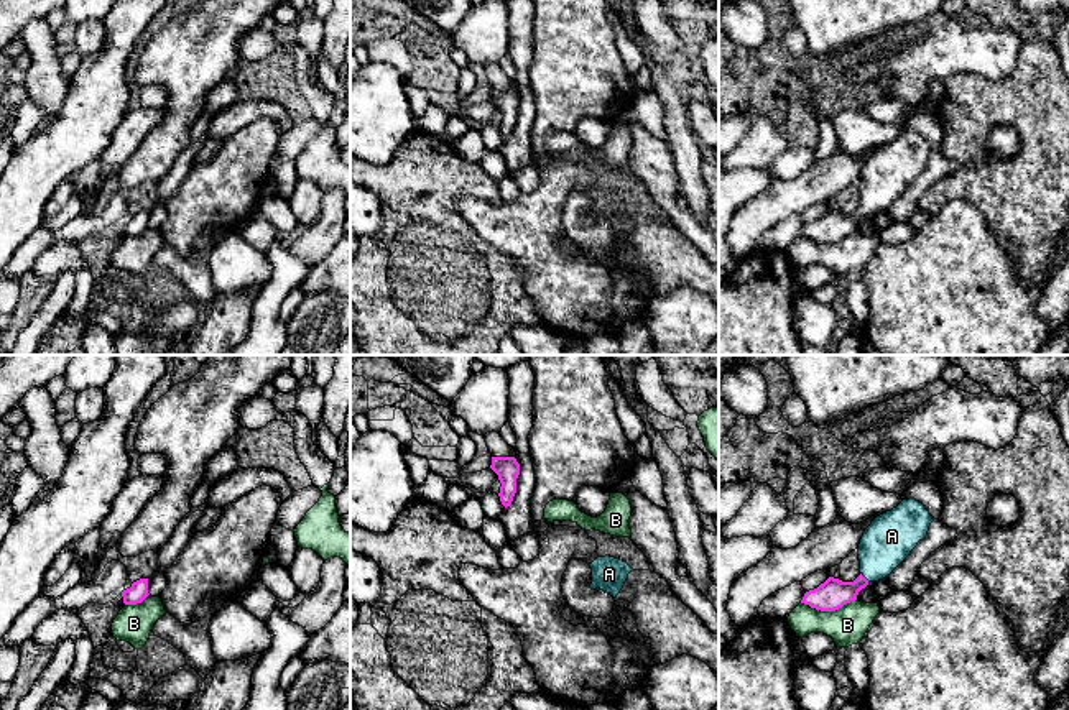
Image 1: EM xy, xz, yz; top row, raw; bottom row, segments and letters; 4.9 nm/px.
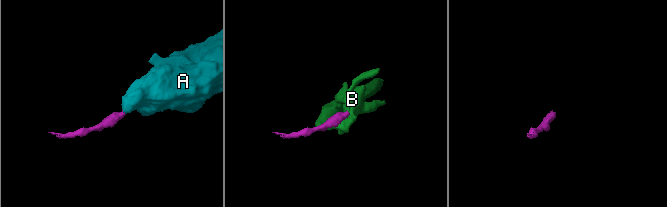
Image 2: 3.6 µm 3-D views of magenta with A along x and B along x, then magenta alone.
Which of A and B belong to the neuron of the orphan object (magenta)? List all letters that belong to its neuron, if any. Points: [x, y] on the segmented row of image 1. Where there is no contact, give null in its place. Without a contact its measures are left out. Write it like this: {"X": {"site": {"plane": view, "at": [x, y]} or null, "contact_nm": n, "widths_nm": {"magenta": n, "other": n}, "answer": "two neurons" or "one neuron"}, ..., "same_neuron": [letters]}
{"A": {"site": {"plane": "yz", "at": [864, 577]}, "contact_nm": 60, "widths_nm": {"magenta": 150, "other": 240}, "answer": "one neuron"}, "B": {"site": {"plane": "yz", "at": [828, 610]}, "contact_nm": 280, "widths_nm": {"magenta": 150, "other": 190}, "answer": "two neurons"}, "same_neuron": ["A"]}

